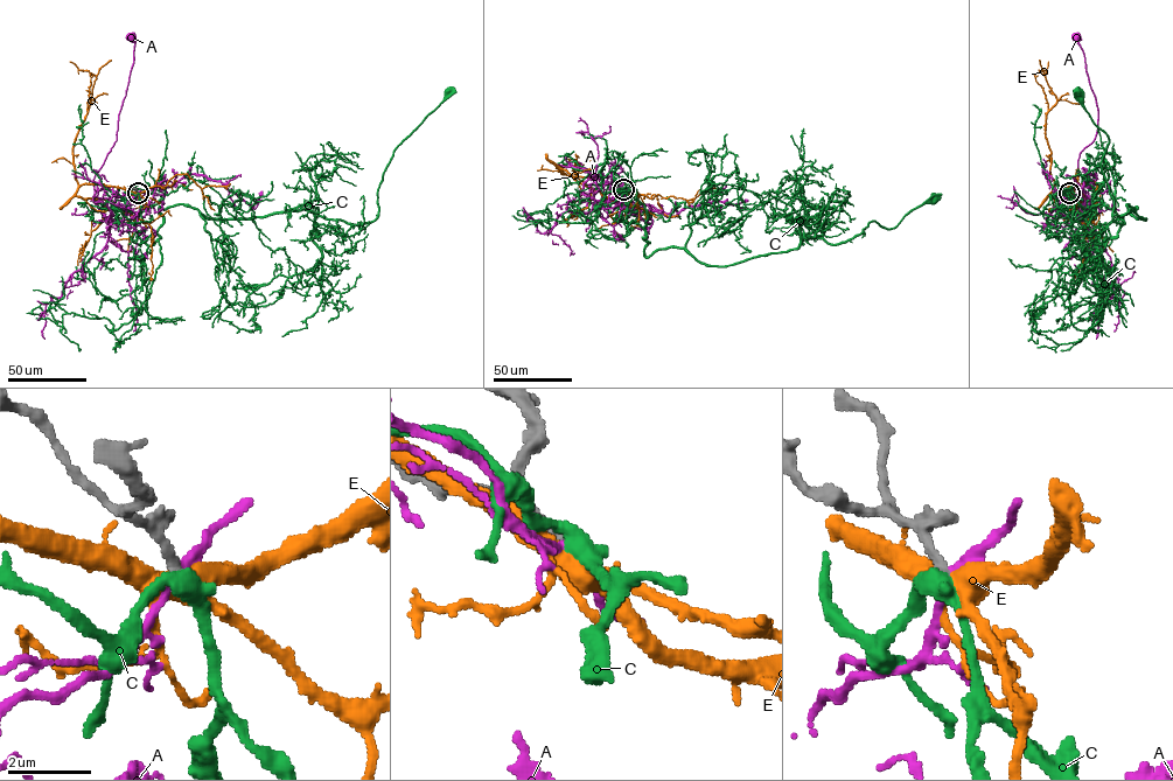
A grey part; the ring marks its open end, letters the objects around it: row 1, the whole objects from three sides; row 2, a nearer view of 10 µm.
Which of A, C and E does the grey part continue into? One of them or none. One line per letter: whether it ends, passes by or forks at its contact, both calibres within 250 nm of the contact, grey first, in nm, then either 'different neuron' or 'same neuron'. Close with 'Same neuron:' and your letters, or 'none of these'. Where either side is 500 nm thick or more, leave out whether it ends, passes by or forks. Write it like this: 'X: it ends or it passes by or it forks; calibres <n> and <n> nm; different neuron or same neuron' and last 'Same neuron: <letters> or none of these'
A: it passes by; calibres 220 and 200 nm; different neuron
C: it passes by; calibres 200 and 400 nm; same neuron
E: it forks; calibres 200 and 440 nm; different neuron
Same neuron: C

